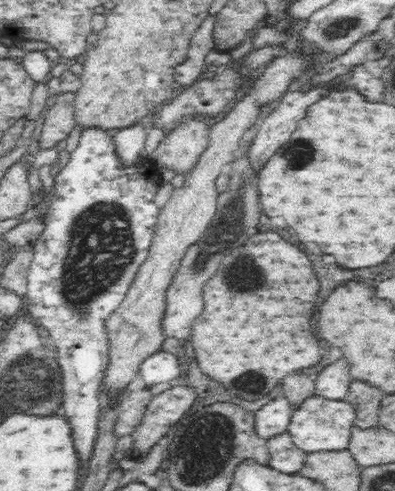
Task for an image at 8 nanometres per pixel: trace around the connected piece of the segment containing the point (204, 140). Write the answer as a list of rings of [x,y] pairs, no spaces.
[[[197,120],[180,124],[170,136],[166,135],[159,146],[150,154],[148,161],[156,169],[174,172],[174,176],[188,176],[196,165],[202,152],[209,144],[208,125]]]

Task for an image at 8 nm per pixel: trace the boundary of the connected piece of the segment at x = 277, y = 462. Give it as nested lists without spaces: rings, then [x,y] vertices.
[[[289,433],[276,436],[267,441],[271,457],[269,467],[280,474],[299,475],[306,463],[307,454],[294,447]]]

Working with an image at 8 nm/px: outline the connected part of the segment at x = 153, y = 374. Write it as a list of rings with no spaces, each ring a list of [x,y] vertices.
[[[160,348],[141,362],[138,375],[141,375],[147,385],[156,385],[178,378],[180,370],[180,358],[176,352]]]

